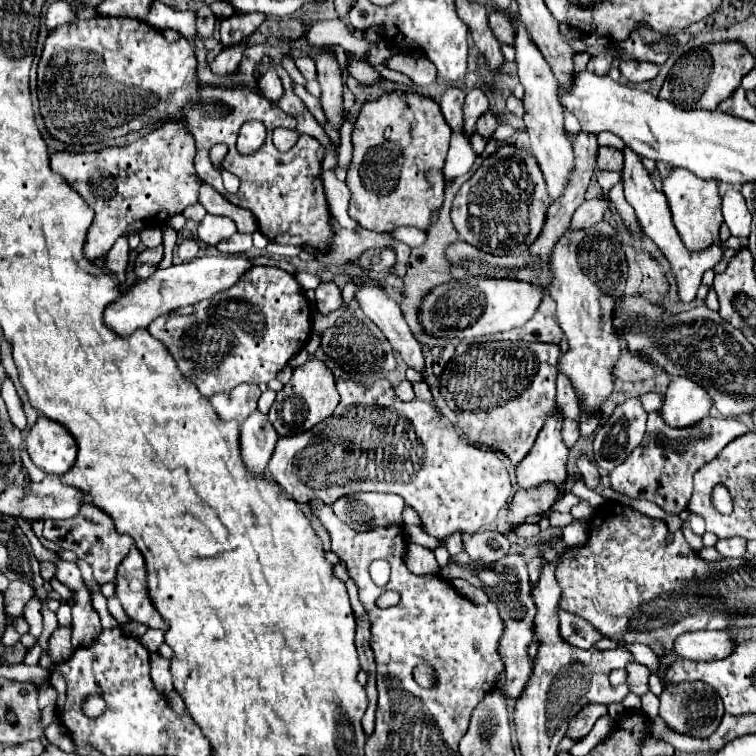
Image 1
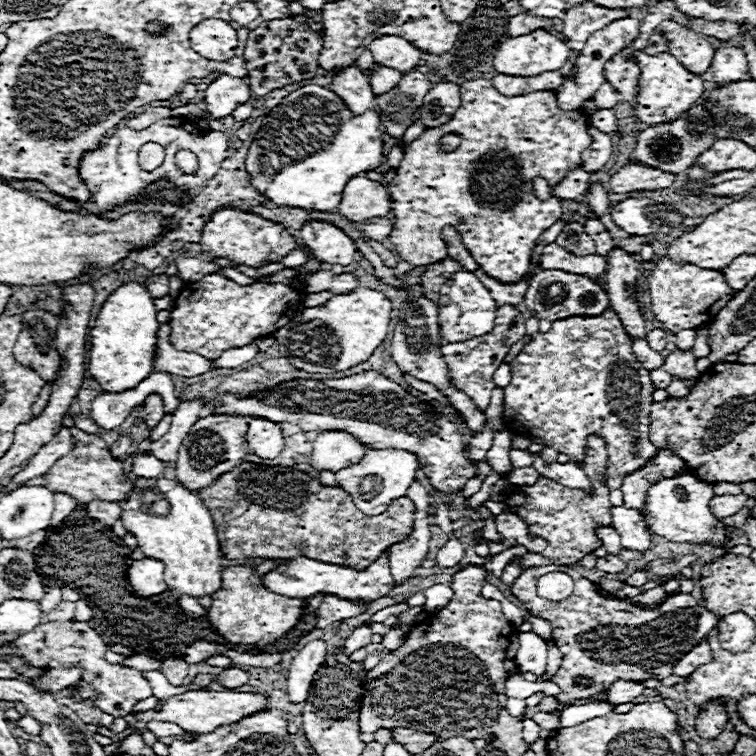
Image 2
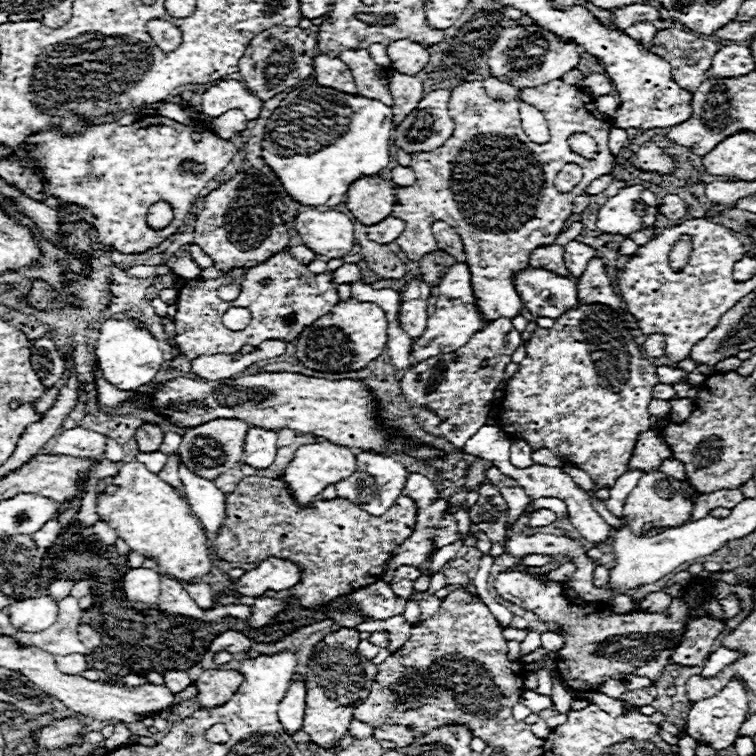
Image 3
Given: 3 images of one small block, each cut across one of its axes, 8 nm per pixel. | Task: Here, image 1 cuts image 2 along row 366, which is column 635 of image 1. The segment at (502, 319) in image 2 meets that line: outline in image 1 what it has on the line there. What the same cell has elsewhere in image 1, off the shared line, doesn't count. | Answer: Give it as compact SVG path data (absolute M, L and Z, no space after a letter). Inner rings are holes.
M660 412L648 414L648 430L638 448L610 472L610 484L616 492L656 502L668 514L686 510L692 496L692 476L698 468L718 456L718 452L734 438L748 432L748 426L738 418L706 416L690 428L670 428Z

